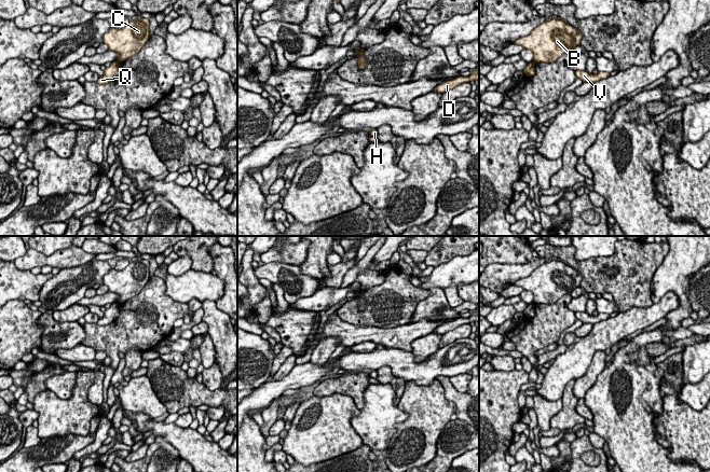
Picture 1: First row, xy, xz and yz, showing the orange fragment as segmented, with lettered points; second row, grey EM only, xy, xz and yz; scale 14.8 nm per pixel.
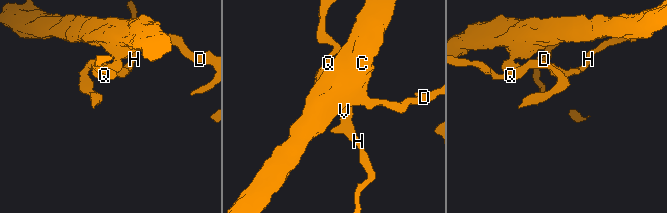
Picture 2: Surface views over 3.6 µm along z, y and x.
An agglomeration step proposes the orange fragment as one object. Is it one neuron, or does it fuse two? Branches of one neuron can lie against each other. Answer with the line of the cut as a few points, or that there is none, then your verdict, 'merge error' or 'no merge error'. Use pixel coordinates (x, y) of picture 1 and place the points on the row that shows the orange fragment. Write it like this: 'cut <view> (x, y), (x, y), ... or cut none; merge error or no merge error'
cut xy (117, 60), (119, 63); merge error

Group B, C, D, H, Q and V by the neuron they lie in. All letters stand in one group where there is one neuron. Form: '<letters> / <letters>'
B C D / H Q V

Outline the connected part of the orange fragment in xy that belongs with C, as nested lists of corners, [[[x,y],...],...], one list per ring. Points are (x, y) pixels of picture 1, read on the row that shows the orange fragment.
[[[136,17],[122,29],[111,27],[104,36],[103,41],[110,51],[118,54],[117,61],[122,63],[138,54],[150,37],[149,18]]]

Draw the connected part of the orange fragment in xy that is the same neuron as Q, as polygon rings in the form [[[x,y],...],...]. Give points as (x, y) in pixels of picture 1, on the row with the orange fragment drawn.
[[[119,61],[111,63],[111,65],[105,69],[104,75],[99,77],[96,83],[107,84],[111,82],[112,80],[114,80],[120,73],[119,65],[120,65]]]

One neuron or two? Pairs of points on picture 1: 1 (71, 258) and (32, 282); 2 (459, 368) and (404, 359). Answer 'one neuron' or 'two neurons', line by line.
1: two neurons
2: one neuron

